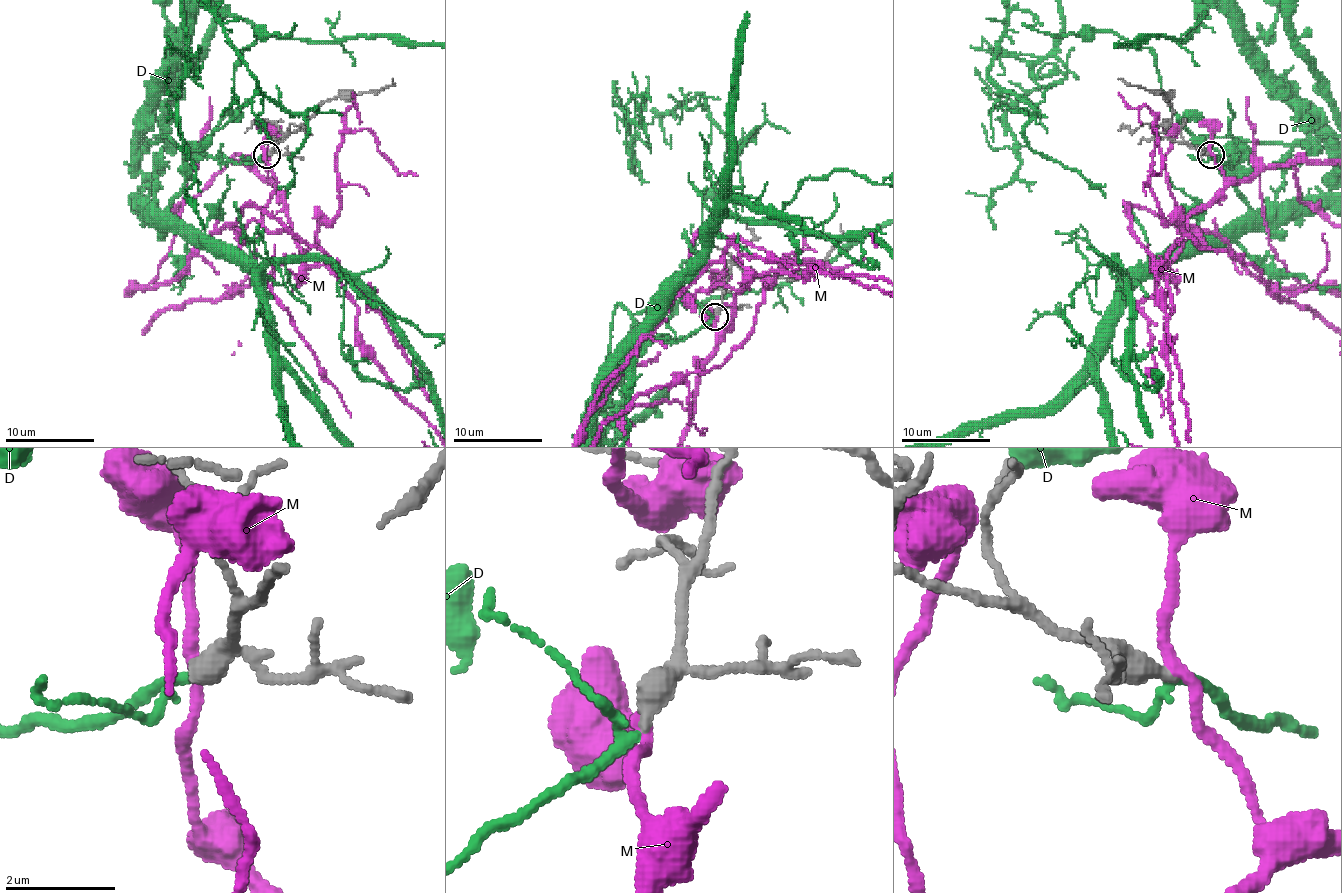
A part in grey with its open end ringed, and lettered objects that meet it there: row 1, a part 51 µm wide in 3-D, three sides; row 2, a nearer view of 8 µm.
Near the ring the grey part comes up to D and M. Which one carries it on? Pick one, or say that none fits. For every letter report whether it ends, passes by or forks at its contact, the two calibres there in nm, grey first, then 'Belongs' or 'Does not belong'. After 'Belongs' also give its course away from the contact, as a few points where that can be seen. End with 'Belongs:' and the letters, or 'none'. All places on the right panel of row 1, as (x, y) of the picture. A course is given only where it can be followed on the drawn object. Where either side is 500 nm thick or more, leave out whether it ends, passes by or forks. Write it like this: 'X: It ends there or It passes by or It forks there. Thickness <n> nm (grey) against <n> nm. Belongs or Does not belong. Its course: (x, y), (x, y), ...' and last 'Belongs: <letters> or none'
D: It passes by. Thickness 400 nm (grey) against 160 nm. Belongs
M: It passes by. Thickness 440 nm (grey) against 200 nm. Does not belong
Belongs: D

